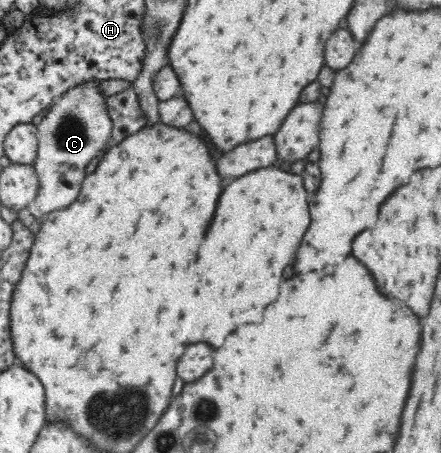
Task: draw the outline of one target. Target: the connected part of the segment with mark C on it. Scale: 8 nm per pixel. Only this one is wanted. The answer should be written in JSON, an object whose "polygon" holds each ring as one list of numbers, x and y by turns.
{"polygon":[[87,80,54,100,37,125,38,150,34,169,39,179,37,196,27,204,35,218,45,217,53,211,73,204,79,196,81,182,86,177,86,166,106,148,112,134,112,122,106,105,106,94,99,89,99,80]]}

